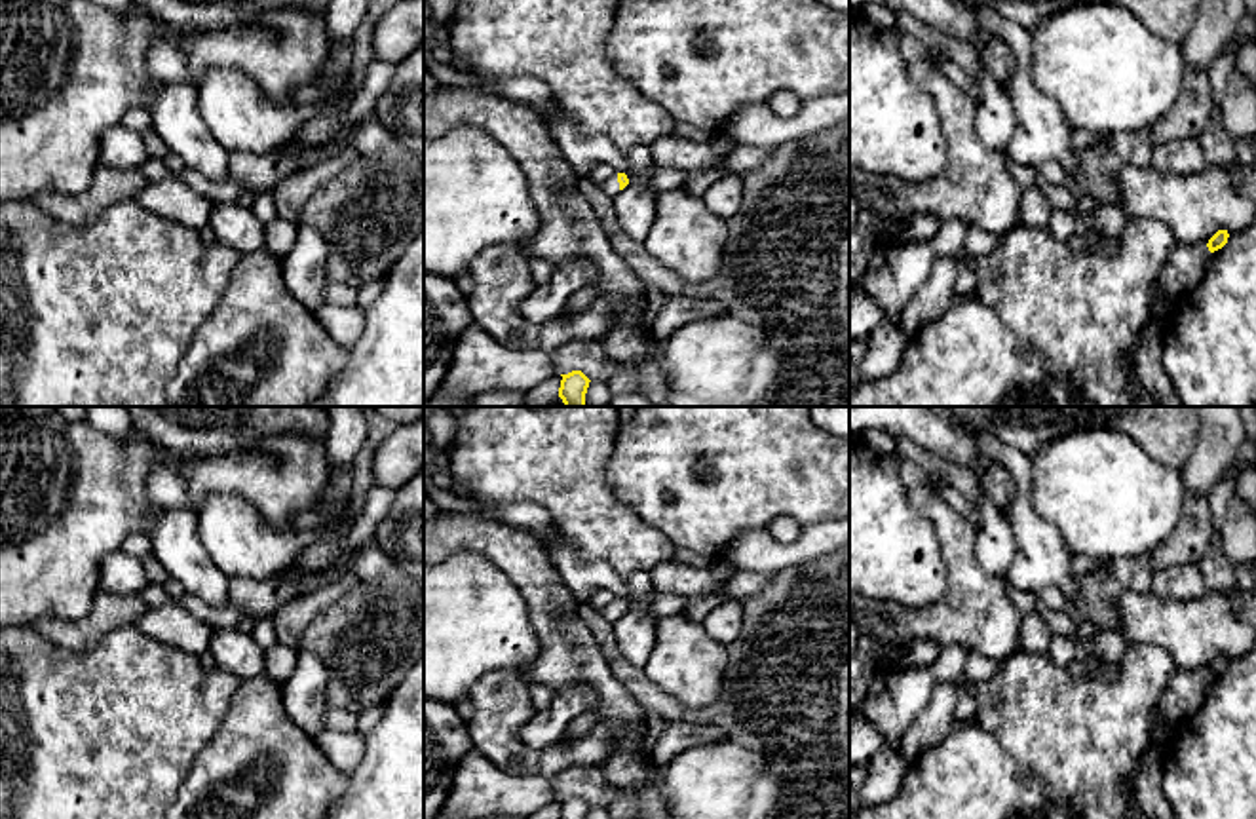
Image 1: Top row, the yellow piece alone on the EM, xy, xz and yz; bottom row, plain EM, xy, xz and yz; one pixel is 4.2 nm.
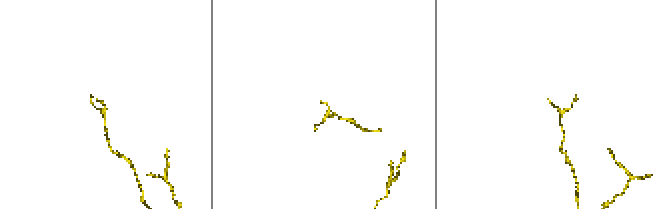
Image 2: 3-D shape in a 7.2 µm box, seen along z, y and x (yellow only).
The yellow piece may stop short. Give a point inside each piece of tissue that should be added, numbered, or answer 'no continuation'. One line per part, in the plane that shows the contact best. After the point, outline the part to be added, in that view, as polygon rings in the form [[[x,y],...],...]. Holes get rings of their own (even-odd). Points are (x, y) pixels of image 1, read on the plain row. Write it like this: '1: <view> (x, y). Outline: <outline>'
1: xz (610, 612). Outline: [[[614,599],[606,608],[602,608],[595,614],[600,616],[602,619],[614,623],[619,618],[618,599]]]

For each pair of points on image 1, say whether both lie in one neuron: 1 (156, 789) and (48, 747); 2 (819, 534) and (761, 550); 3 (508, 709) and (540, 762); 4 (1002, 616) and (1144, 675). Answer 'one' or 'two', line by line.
1: one
2: one
3: one
4: two

